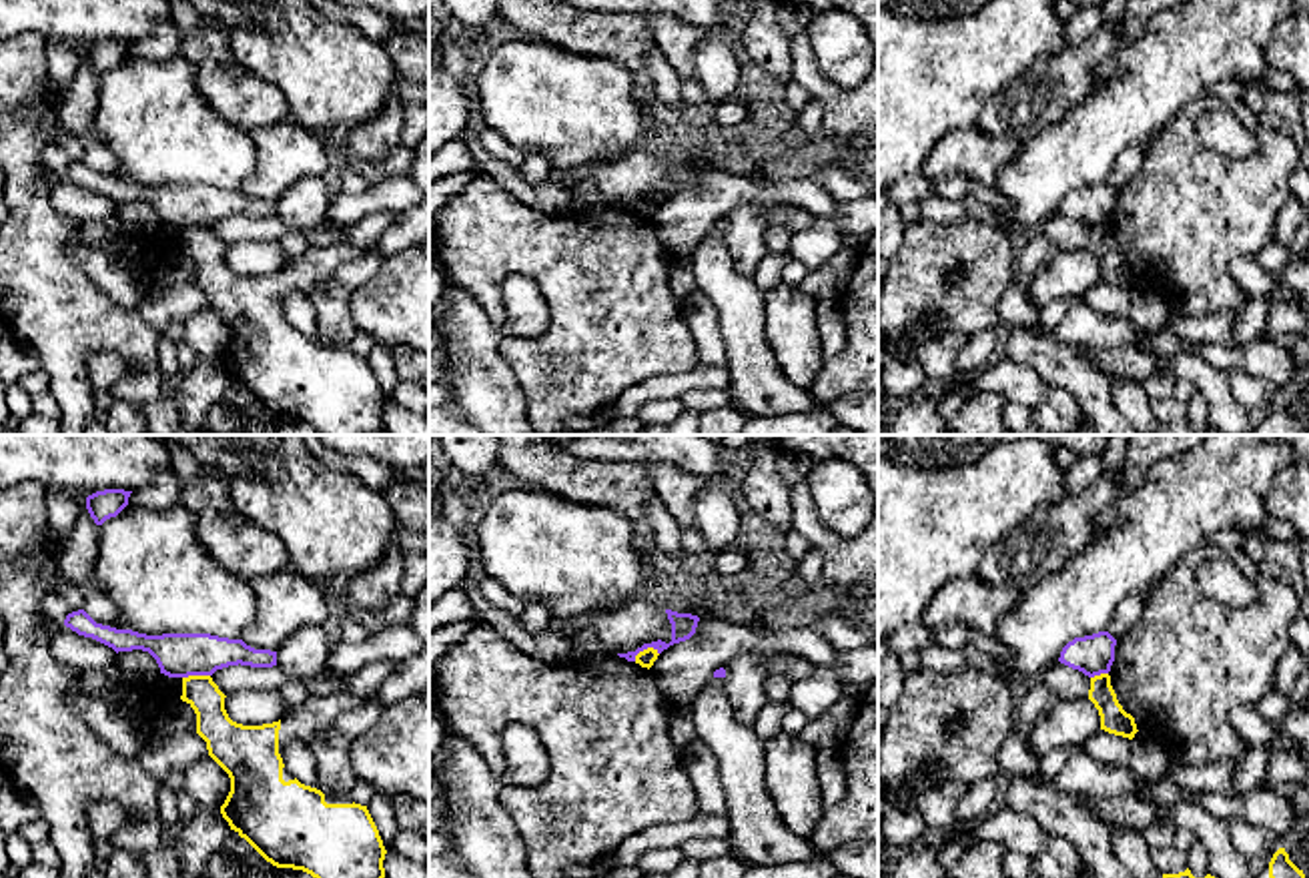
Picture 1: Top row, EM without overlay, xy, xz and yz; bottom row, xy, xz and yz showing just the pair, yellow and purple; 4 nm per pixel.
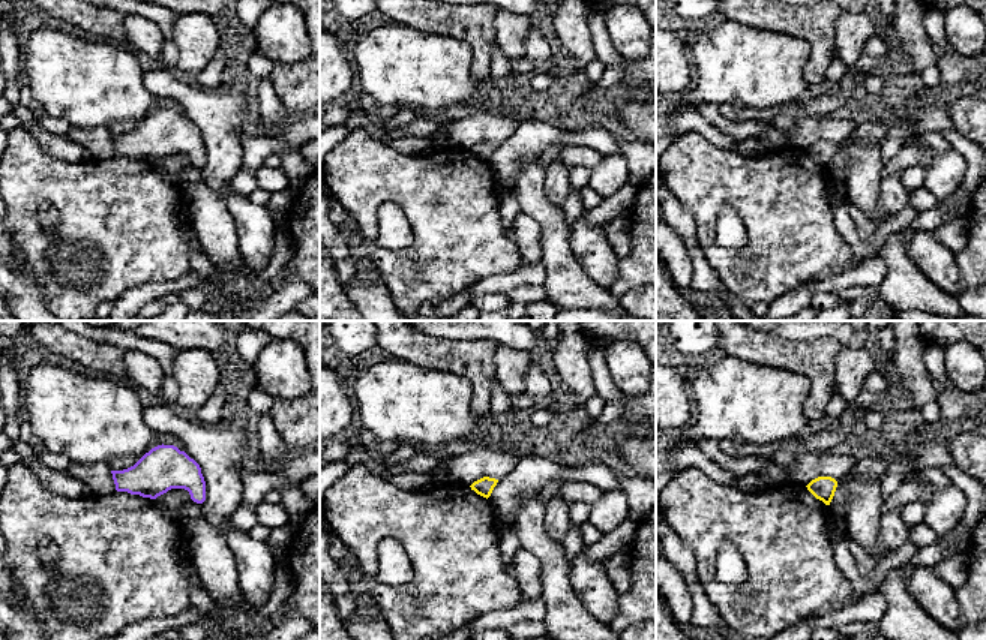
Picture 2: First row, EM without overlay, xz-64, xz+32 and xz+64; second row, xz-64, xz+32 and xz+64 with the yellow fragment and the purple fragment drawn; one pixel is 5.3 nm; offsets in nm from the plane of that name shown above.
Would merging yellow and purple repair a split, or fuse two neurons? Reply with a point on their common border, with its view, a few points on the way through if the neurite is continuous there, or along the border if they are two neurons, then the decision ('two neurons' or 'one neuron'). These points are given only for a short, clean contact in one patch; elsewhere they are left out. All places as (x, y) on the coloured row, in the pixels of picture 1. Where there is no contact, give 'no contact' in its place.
xz (644, 650) | along xz (658, 650), (644, 648), (634, 660) | two neurons

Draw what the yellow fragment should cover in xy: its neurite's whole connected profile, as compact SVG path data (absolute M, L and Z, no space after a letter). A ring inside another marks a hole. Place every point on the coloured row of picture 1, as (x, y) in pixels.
M210 676L182 678L182 696L196 714L196 734L206 742L208 756L229 774L231 792L221 806L223 818L267 862L293 868L313 878L385 878L385 846L367 806L355 804L347 792L323 794L301 784L283 764L279 746L287 742L311 744L317 736L335 730L335 720L365 702L379 702L379 694L357 696L337 692L309 696L299 708L273 724L243 726L229 718L225 694Z

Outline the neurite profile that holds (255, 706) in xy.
M247 690L225 698L229 718L243 726L263 726L283 720L289 704L281 692Z

